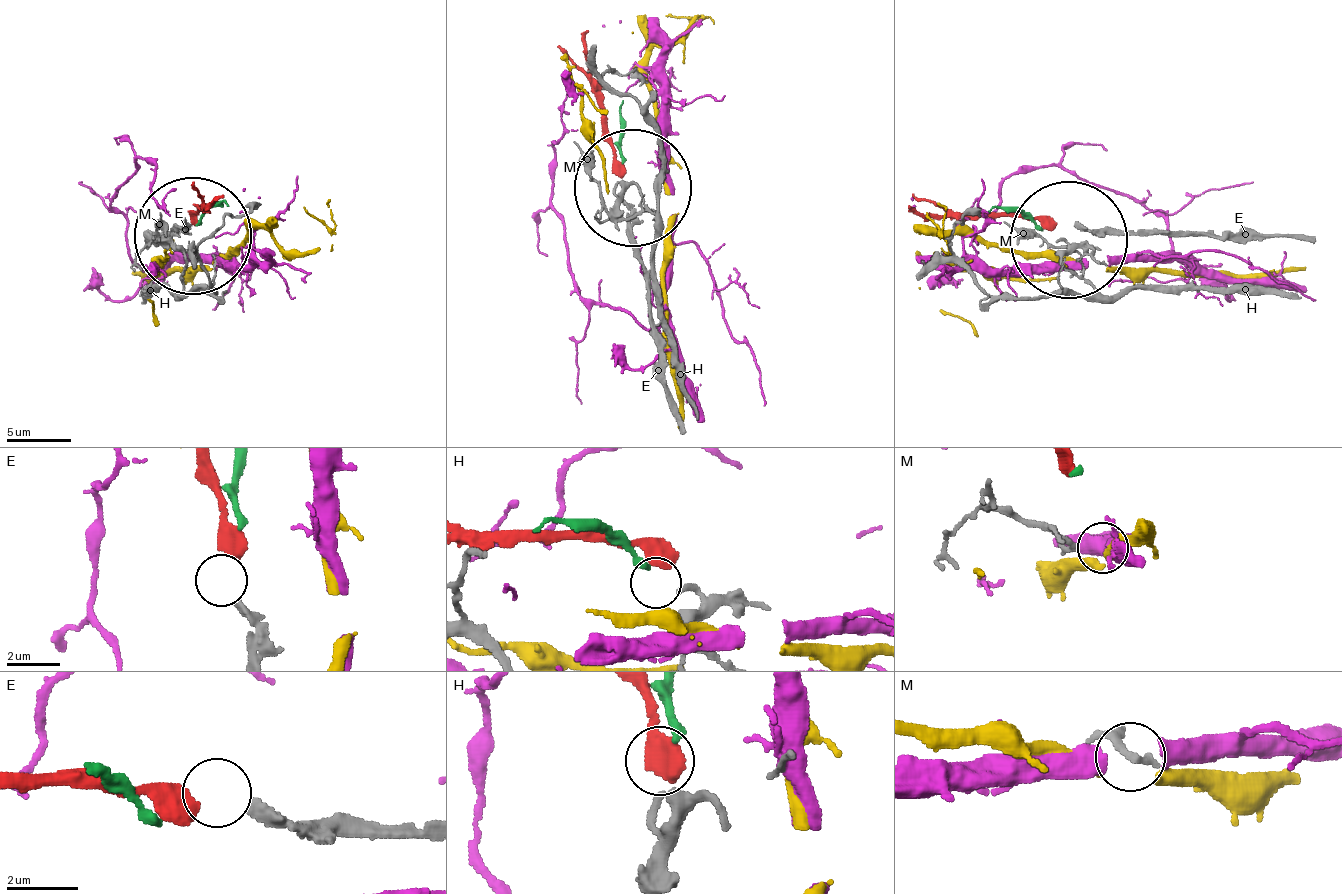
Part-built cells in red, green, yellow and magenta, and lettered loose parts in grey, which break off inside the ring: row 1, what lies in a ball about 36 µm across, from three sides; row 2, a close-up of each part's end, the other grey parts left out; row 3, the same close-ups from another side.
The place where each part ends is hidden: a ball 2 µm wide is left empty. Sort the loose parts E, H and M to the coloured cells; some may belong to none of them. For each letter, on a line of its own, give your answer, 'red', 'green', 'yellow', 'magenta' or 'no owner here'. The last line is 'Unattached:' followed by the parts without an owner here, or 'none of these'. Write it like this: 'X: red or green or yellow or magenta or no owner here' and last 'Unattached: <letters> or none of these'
E: red
H: green
M: no owner here
Unattached: M

